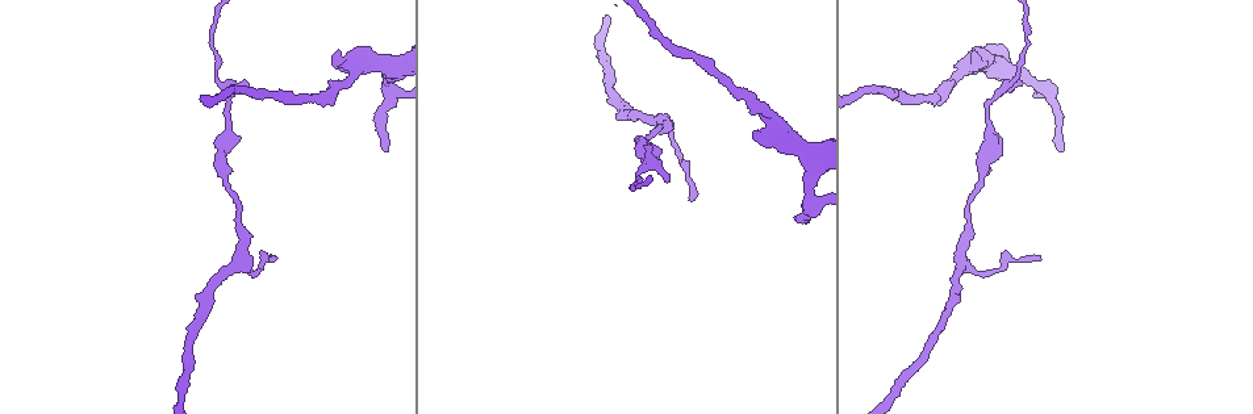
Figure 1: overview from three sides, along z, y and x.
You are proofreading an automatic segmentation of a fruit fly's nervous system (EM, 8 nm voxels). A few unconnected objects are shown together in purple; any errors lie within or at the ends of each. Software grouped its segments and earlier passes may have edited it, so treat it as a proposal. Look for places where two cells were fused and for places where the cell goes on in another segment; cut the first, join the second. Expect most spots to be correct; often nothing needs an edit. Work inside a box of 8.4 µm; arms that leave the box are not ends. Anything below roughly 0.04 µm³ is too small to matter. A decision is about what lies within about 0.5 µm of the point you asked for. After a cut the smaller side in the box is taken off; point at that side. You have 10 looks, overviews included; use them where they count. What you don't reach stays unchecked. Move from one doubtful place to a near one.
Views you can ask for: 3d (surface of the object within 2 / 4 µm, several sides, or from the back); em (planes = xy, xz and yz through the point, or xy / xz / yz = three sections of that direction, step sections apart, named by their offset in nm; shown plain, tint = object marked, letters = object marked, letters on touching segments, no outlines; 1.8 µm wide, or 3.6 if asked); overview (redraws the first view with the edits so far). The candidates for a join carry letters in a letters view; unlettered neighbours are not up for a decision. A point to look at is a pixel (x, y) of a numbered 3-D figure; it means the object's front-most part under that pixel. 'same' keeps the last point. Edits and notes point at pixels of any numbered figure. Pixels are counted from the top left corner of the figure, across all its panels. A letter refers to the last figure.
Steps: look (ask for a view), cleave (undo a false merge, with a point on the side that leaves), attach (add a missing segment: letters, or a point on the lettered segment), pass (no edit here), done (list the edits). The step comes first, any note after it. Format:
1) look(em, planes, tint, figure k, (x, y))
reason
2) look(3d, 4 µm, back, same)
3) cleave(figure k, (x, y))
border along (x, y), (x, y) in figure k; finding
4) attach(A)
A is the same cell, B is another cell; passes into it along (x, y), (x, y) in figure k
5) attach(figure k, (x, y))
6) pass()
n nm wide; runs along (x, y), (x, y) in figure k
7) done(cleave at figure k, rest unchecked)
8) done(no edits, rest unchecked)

look(3d, 2 µm, figure 1, (691, 200))
tapers out

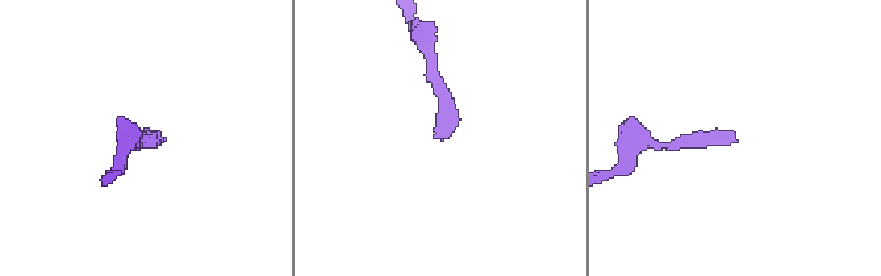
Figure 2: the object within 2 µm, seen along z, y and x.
look(em, planes, tint, figure 2, (435, 138))

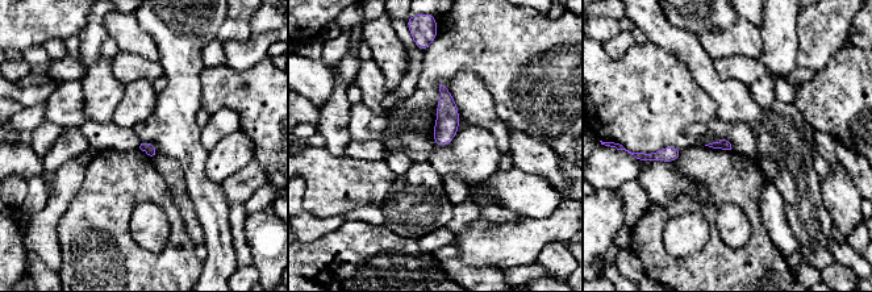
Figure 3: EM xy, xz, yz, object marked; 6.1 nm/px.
look(em, planes, letters, same)
what lies round it

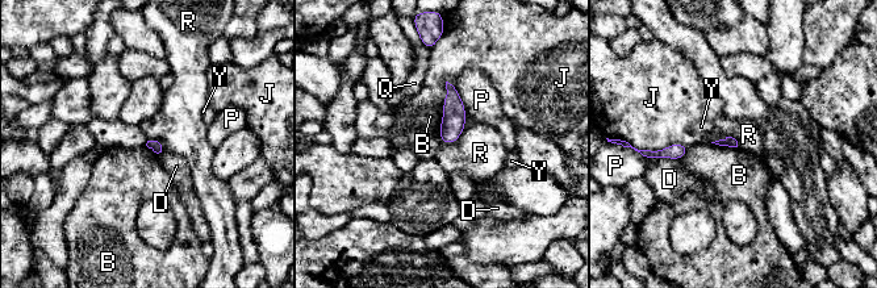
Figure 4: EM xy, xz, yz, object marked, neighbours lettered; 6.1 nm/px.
pass()
B, D, J, P, Q, R and Y are other cells; border along (466, 125), (455, 141), (442, 144) in figure 4; no lettered segment goes on from it

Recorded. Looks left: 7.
look(3d, 2 µm, figure 1, (643, 144))
calibre changes

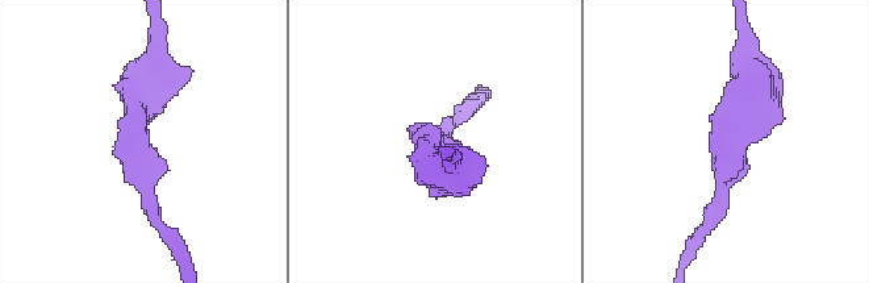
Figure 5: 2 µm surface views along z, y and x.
look(em, planes, letters, figure 5, (428, 139))

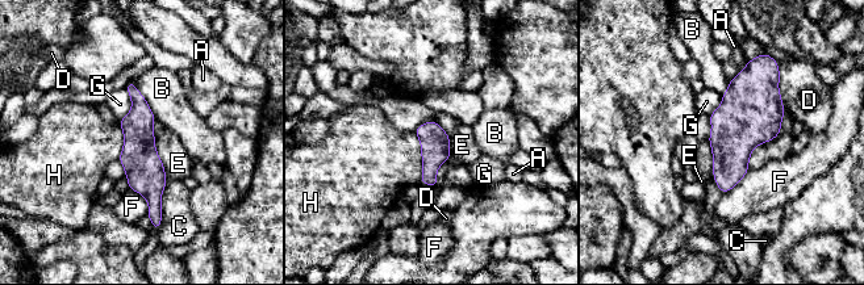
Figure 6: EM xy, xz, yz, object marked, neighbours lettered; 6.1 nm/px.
pass()
180 nm wide; A, B, C, D, E, F, G and H are other cells; runs along (130, 86), (157, 214) in figure 6; all the same cell

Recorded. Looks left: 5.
look(em, planes, tint, figure 1, (386, 149))
free end

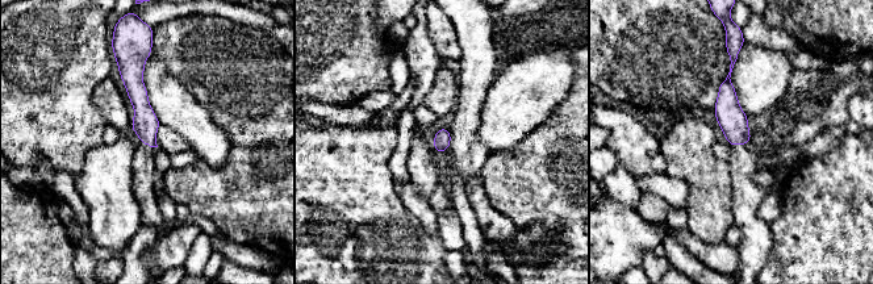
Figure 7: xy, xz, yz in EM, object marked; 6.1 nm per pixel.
look(em, planes, letters, same)

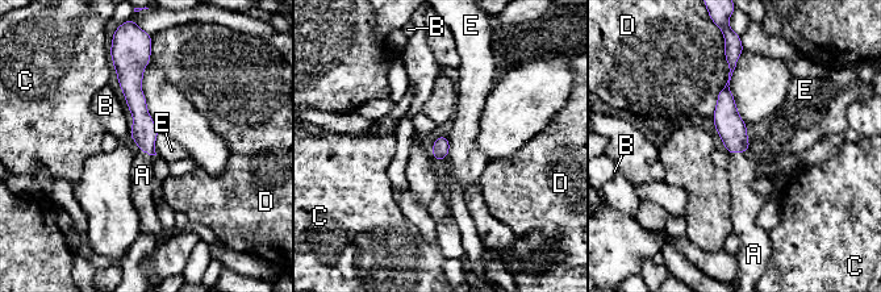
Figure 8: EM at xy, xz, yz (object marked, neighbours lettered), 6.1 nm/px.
attach(A)
A is the same cell, B, C, D and E are other cells; passes into it along (731, 129), (739, 151), (743, 167) in figure 8; it goes on there

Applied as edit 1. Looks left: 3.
look(em, planes, letters, figure 1, (976, 54))

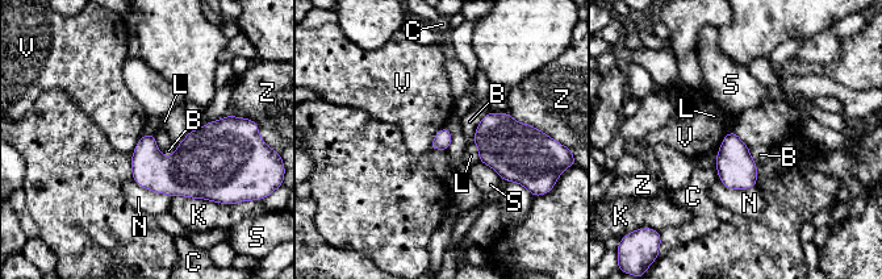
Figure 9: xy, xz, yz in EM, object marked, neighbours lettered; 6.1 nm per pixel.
pass()
B, C, K, L, N, S, V and Z are other cells; no lettered segment goes on from it

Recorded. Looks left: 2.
done(attach at figure 8, rest unchecked)

